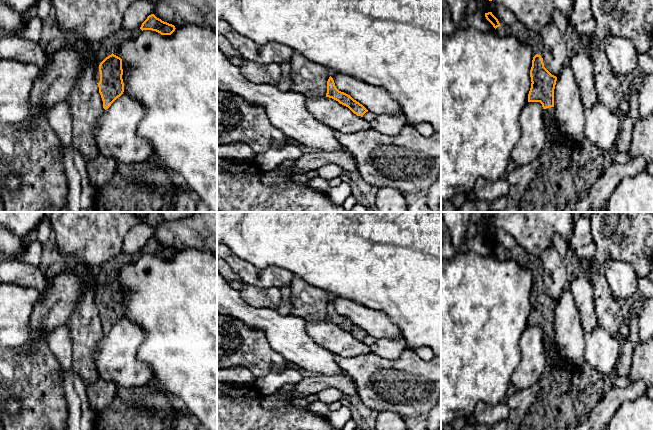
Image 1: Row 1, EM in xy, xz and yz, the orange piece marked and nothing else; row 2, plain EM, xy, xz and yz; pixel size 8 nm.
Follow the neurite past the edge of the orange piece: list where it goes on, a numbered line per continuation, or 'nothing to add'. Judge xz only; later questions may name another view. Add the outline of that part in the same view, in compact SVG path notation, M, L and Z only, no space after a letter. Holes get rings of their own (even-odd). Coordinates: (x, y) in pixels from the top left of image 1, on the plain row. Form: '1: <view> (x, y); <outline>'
nothing to add

